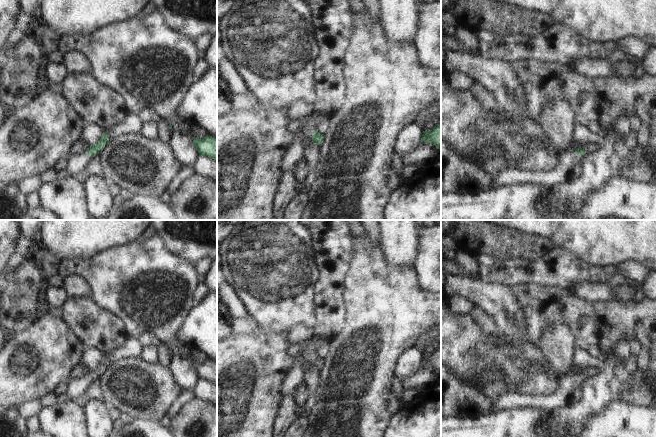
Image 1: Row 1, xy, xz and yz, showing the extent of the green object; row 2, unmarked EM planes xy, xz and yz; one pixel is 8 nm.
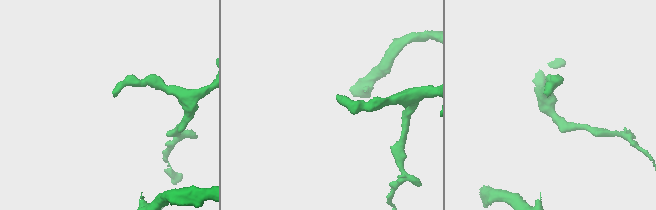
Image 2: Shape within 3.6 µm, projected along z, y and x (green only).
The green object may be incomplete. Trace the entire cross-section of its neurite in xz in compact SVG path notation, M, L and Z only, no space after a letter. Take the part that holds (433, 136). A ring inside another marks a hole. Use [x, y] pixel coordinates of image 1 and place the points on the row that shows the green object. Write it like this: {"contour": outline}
{"contour": "M441 123L432 130L423 132L421 142L432 143L441 150Z"}

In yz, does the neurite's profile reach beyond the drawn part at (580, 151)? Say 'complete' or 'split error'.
split error

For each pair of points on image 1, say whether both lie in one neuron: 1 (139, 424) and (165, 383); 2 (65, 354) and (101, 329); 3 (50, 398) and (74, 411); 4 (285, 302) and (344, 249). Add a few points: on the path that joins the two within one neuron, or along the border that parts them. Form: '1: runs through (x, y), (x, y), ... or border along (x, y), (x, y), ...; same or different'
1: border along (133, 418), (151, 419), (158, 422); different
2: border along (67, 323), (86, 348); different
3: border along (56, 402), (41, 408); different
4: border along (314, 249), (318, 270), (313, 285), (315, 295); different

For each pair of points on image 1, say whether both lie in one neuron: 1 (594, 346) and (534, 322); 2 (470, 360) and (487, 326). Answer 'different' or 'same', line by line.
1: same
2: different

